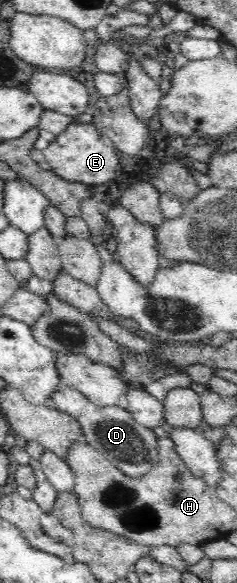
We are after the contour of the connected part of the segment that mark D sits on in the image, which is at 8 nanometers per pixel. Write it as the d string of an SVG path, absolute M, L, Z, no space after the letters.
M60 389L50 398L57 410L71 415L82 428L84 441L100 451L126 476L144 476L160 460L158 437L152 429L137 424L128 410L117 405L96 405L76 389Z

